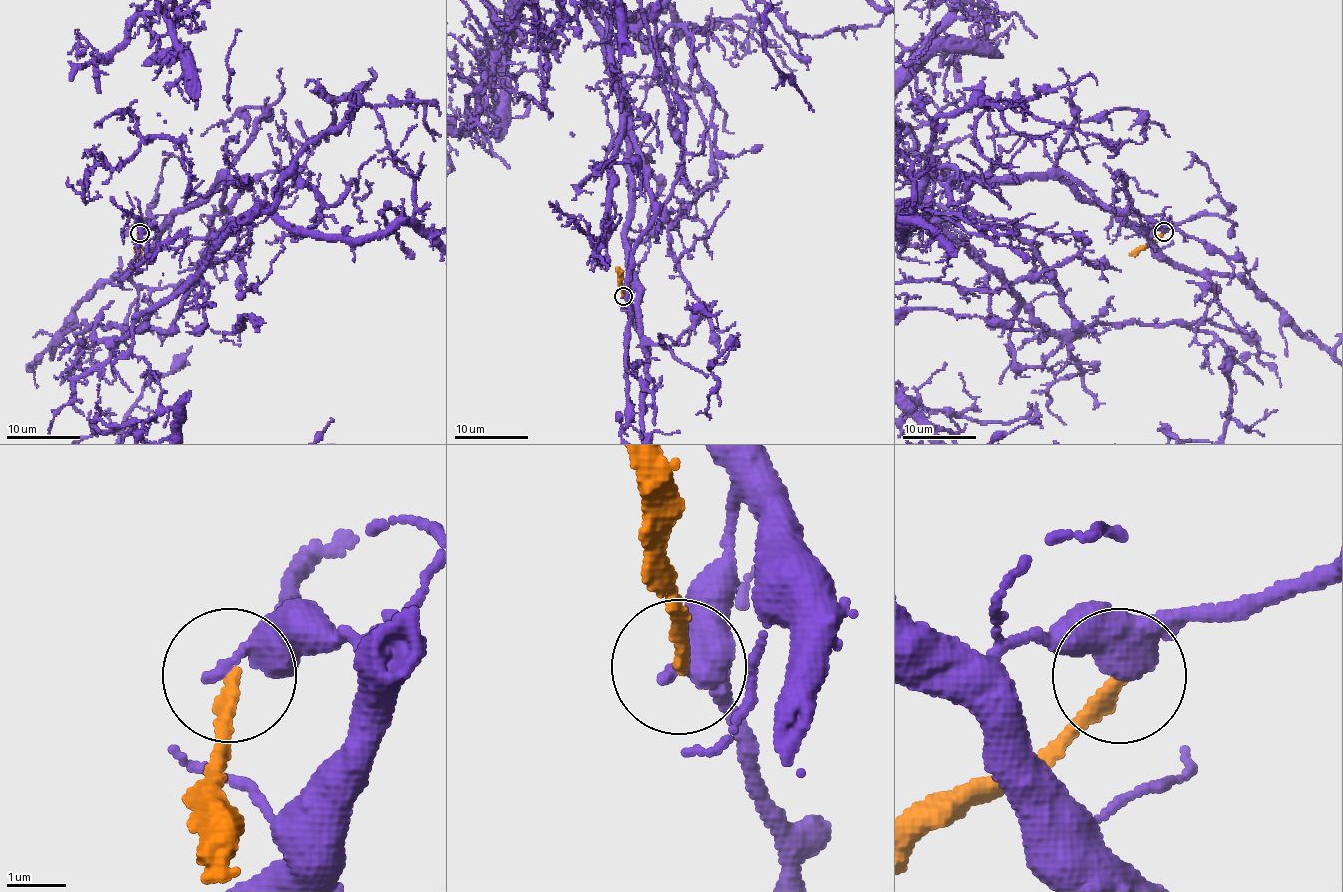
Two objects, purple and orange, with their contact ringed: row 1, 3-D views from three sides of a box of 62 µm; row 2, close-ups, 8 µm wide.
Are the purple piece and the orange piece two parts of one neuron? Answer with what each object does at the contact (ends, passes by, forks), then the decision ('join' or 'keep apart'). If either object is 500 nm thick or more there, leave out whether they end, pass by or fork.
purple ends there; orange ends there; keep apart

